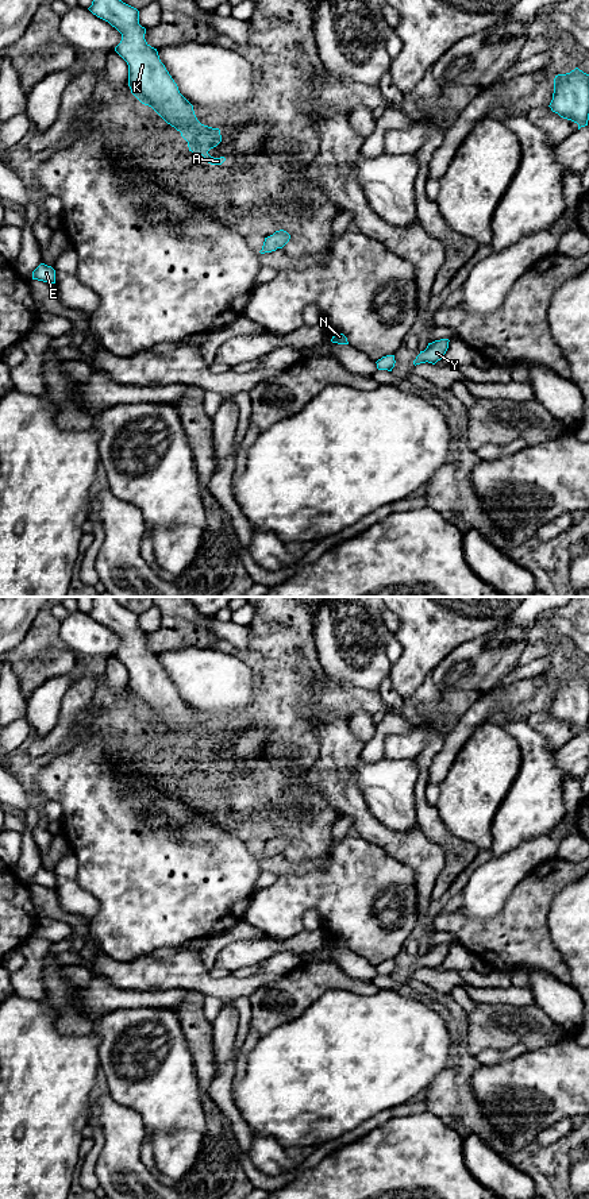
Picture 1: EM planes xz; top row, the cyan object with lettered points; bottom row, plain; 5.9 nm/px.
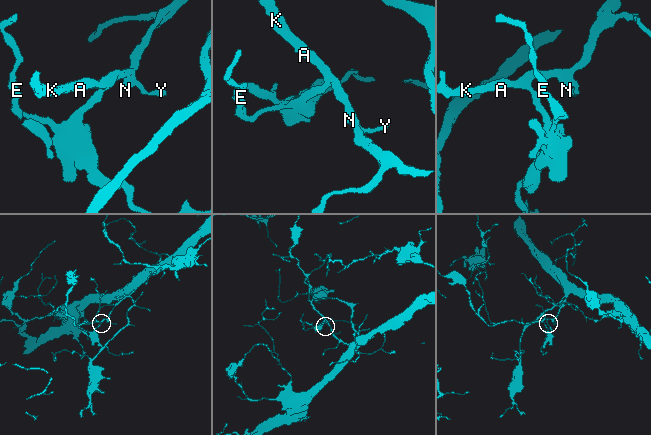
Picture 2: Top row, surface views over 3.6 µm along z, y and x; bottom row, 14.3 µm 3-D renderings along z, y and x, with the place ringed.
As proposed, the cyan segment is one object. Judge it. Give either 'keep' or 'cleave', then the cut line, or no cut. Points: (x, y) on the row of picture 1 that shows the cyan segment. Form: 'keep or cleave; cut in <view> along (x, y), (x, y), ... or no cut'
keep; no cut

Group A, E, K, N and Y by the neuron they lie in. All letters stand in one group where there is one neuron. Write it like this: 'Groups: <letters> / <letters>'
Groups: A E K N Y

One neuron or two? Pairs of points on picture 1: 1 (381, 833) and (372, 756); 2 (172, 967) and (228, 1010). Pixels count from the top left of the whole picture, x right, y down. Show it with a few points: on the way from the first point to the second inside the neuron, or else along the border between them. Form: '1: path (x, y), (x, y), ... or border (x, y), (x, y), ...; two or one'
1: border (365, 744), (360, 755); two
2: border (222, 997), (234, 998); two

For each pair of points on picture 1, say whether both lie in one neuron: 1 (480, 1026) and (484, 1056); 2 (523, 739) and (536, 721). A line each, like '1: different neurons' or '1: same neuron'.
1: different neurons
2: different neurons

